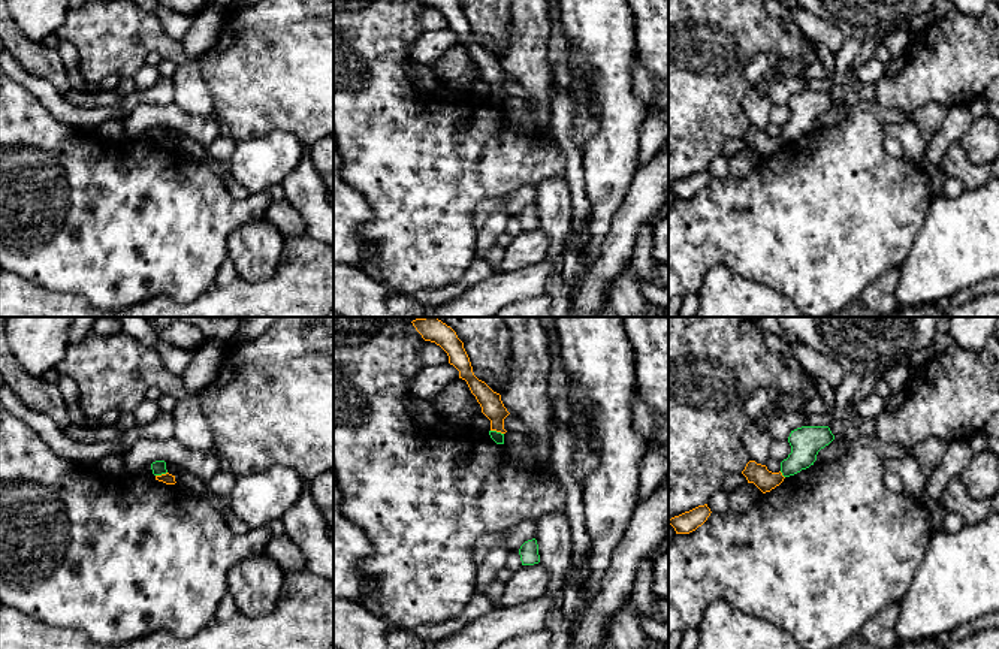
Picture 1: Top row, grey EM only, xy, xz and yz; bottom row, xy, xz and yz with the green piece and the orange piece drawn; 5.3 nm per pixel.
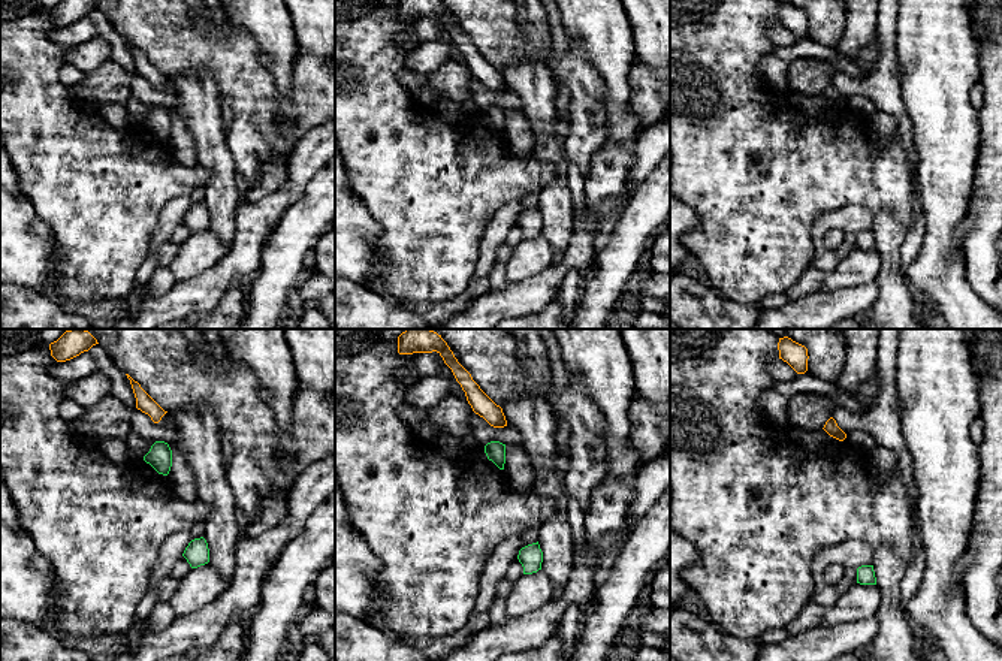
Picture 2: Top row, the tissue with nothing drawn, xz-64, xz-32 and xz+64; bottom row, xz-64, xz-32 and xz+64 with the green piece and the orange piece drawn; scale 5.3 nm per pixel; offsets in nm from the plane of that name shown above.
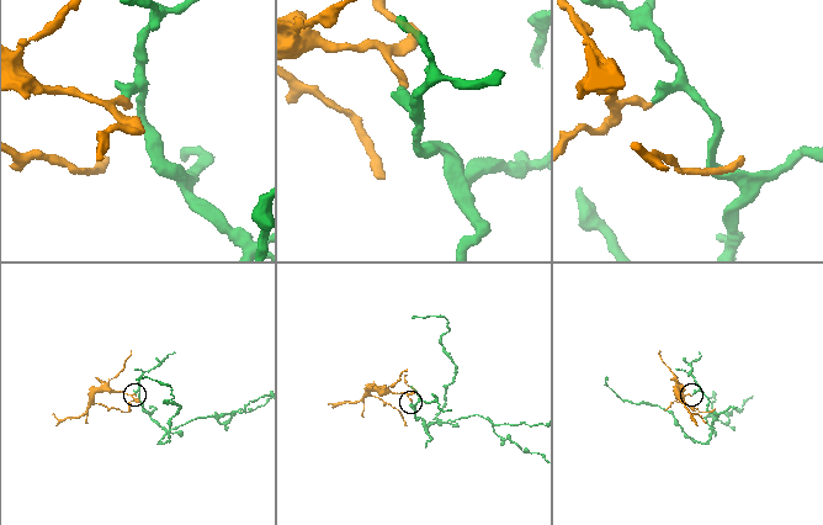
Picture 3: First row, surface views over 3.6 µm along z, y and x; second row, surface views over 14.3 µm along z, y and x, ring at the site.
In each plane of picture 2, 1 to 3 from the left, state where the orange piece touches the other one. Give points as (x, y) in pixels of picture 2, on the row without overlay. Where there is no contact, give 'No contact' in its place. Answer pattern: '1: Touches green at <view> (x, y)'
1: No contact
2: No contact
3: No contact

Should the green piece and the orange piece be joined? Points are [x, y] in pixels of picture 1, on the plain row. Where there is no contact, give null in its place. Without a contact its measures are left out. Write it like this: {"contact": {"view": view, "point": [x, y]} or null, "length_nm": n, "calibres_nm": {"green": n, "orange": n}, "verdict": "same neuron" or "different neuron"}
{"contact": {"view": "xz", "point": [495, 96]}, "length_nm": 80, "calibres_nm": {"green": 60, "orange": 120}, "verdict": "different neuron"}

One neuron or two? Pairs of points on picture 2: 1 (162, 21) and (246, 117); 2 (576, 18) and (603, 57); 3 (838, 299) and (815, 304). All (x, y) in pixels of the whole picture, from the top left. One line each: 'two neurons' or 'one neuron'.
1: one neuron
2: one neuron
3: one neuron

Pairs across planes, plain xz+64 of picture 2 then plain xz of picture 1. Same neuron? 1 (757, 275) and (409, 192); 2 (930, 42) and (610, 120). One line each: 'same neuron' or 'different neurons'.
1: same neuron
2: same neuron

